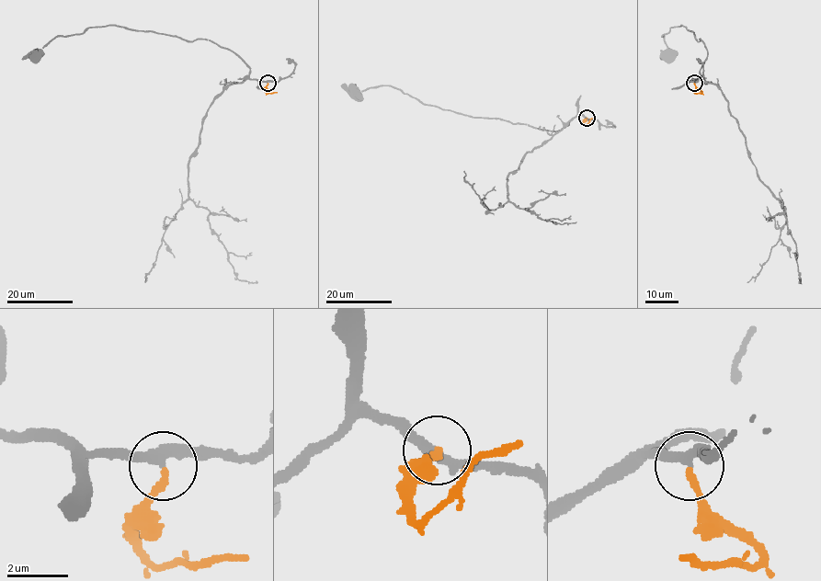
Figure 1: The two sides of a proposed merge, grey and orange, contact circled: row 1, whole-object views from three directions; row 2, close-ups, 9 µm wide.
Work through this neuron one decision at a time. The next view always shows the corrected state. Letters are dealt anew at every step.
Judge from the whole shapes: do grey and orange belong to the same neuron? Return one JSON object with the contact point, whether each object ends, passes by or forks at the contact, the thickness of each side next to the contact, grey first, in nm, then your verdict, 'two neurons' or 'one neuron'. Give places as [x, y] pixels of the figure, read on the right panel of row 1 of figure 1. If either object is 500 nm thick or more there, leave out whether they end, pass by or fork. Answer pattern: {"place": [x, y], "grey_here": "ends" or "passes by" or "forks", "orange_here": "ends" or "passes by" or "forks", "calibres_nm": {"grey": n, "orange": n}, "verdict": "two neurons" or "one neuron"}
{"place": [694, 83], "grey_here": "passes by", "orange_here": "ends", "calibres_nm": {"grey": 260, "orange": 220}, "verdict": "one neuron"}

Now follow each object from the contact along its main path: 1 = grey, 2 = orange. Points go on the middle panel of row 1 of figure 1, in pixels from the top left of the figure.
1: (587, 118), (577, 114), (558, 131), (549, 131), (422, 104), (390, 85), (355, 92)
2: (587, 118), (585, 125), (596, 117)

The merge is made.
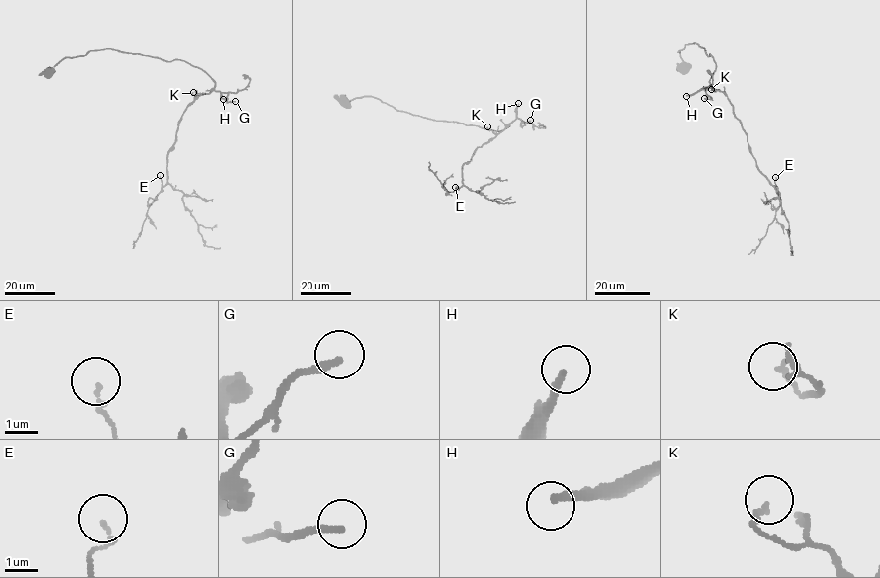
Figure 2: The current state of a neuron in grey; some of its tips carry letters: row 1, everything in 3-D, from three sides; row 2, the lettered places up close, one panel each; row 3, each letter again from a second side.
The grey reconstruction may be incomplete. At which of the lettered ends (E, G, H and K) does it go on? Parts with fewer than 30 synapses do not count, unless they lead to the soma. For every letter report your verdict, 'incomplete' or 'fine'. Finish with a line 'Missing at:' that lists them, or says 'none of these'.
E: fine
G: fine
H: incomplete
K: fine
Missing at: H

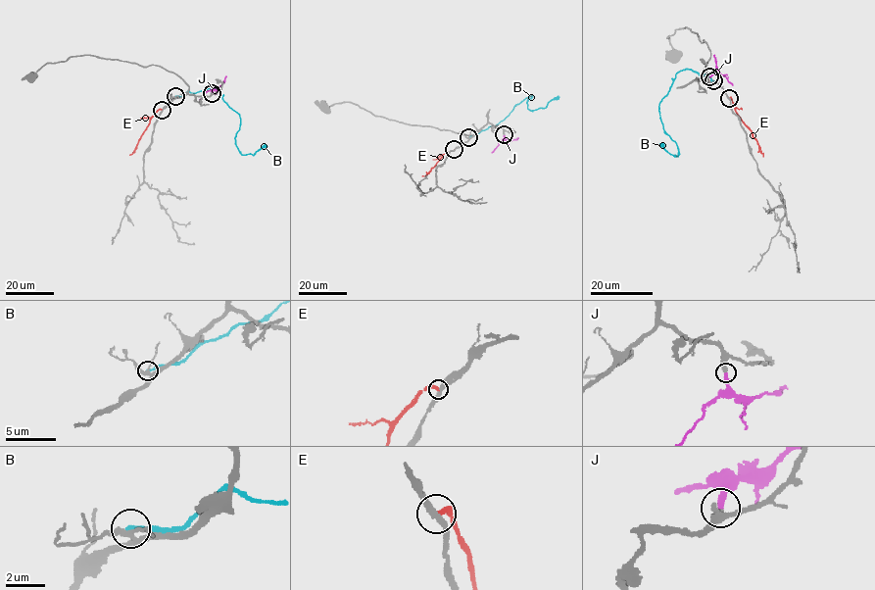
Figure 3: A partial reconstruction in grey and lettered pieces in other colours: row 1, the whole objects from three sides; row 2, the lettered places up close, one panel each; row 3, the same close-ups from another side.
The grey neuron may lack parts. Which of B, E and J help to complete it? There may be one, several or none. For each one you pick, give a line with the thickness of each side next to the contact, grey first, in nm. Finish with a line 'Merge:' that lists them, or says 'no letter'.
J: 200 nm thick on the grey side, 240 nm on the other
Merge: J

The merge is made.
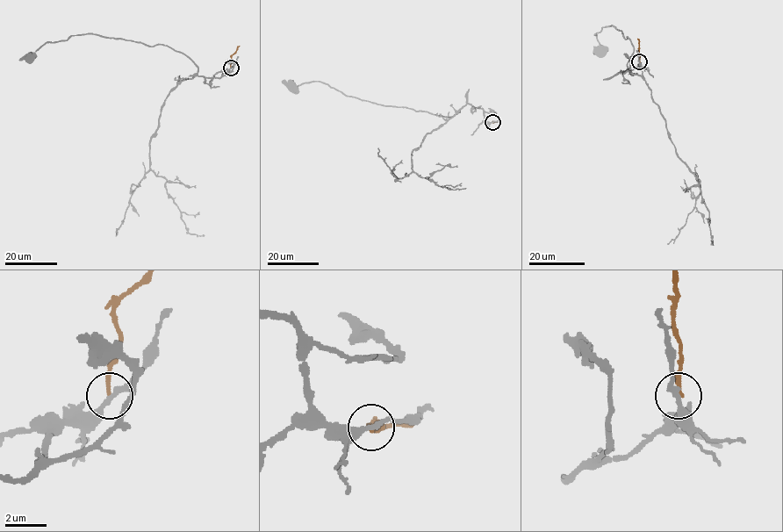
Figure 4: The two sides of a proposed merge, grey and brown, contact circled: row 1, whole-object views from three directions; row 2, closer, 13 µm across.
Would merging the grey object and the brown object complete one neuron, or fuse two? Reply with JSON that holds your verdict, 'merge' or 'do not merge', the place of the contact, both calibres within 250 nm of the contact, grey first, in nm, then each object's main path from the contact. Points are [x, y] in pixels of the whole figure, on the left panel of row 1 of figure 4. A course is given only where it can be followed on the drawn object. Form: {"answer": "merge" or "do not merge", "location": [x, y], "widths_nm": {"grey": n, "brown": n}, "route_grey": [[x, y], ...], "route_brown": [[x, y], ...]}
{"answer": "do not merge", "location": [231, 68], "widths_nm": {"grey": 220, "brown": 200}, "route_grey": [[231, 68], [219, 77], [199, 76], [190, 59], [166, 45], [92, 33], [46, 42], [31, 57]], "route_brown": [[231, 68], [231, 55], [239, 46]]}

